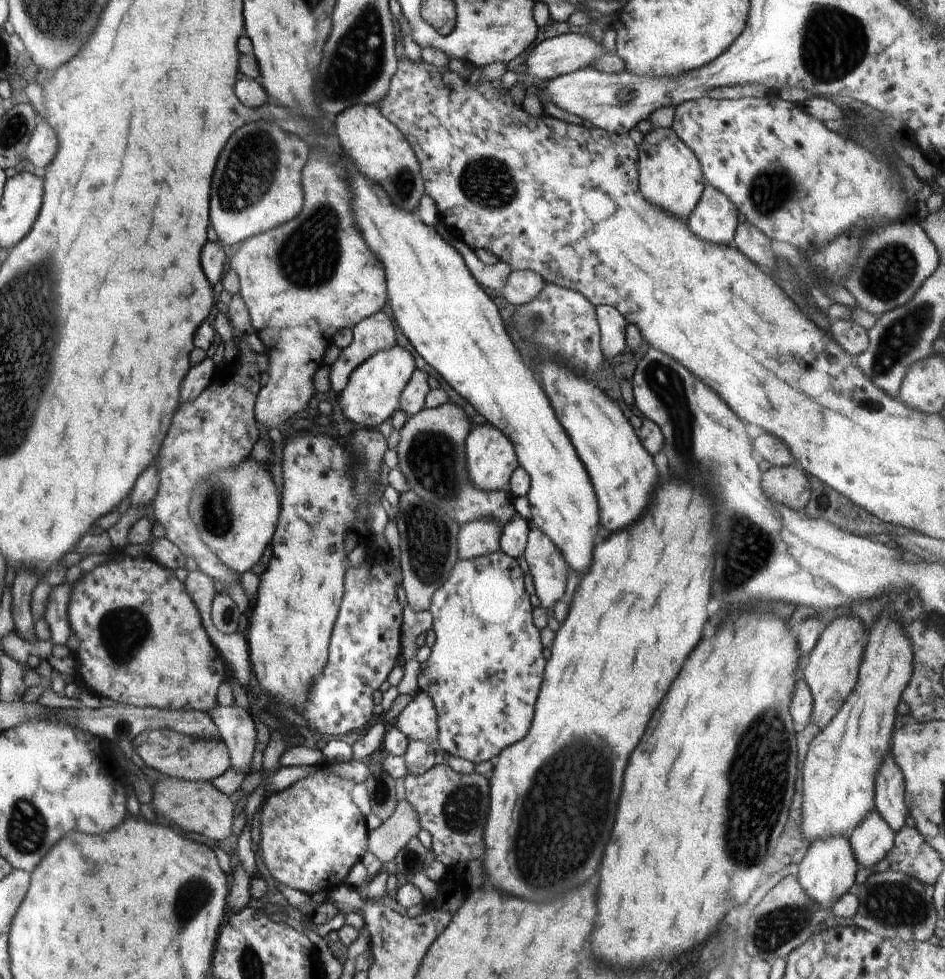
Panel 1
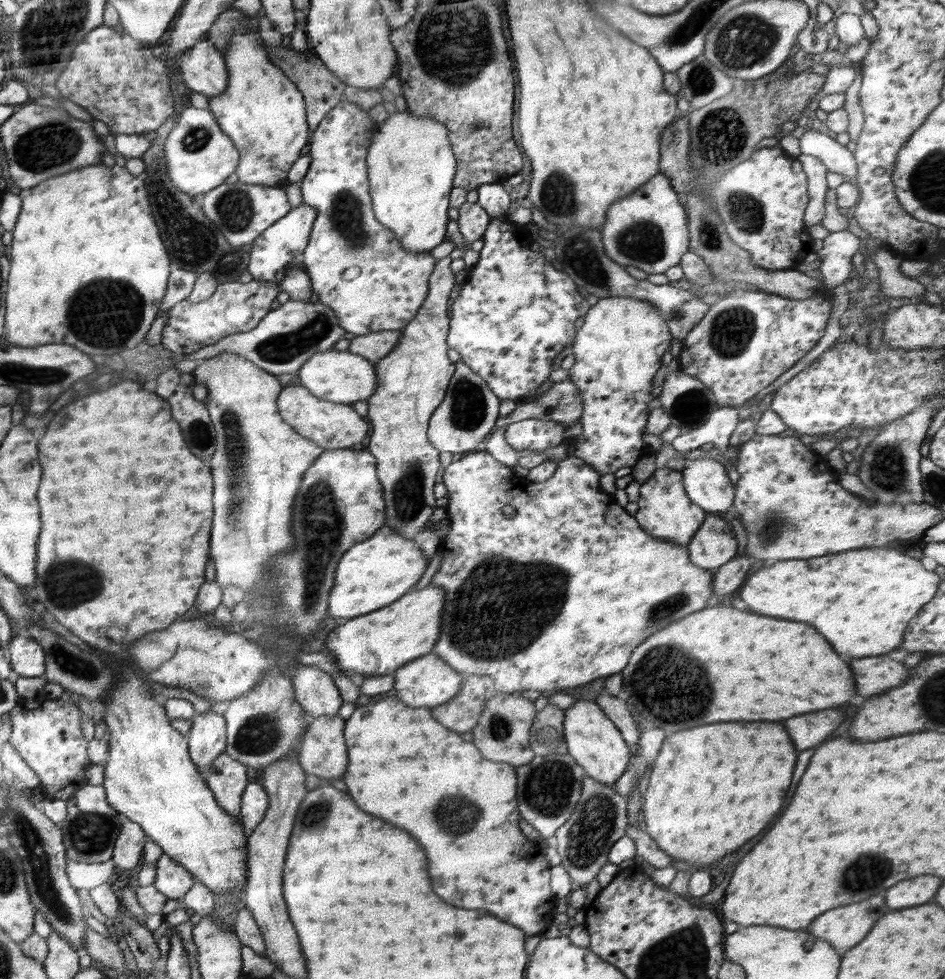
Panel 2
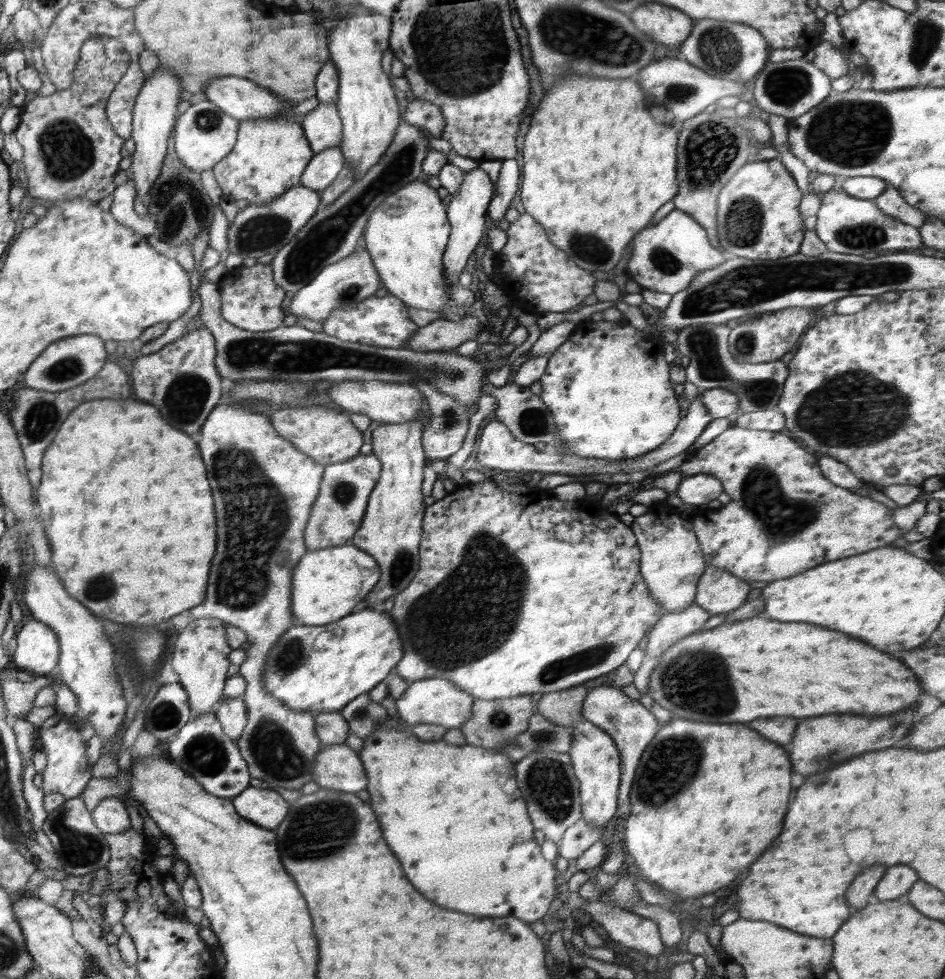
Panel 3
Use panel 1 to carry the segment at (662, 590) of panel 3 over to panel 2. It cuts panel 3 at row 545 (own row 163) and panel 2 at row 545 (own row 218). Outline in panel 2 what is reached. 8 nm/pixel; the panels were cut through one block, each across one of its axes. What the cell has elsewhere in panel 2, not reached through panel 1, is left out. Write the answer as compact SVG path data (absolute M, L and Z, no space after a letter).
M668 467L656 469L640 486L640 498L637 502L640 509L633 518L649 535L687 548L692 535L704 524L704 518L709 514L686 496L686 490L682 484L683 474L680 469Z

